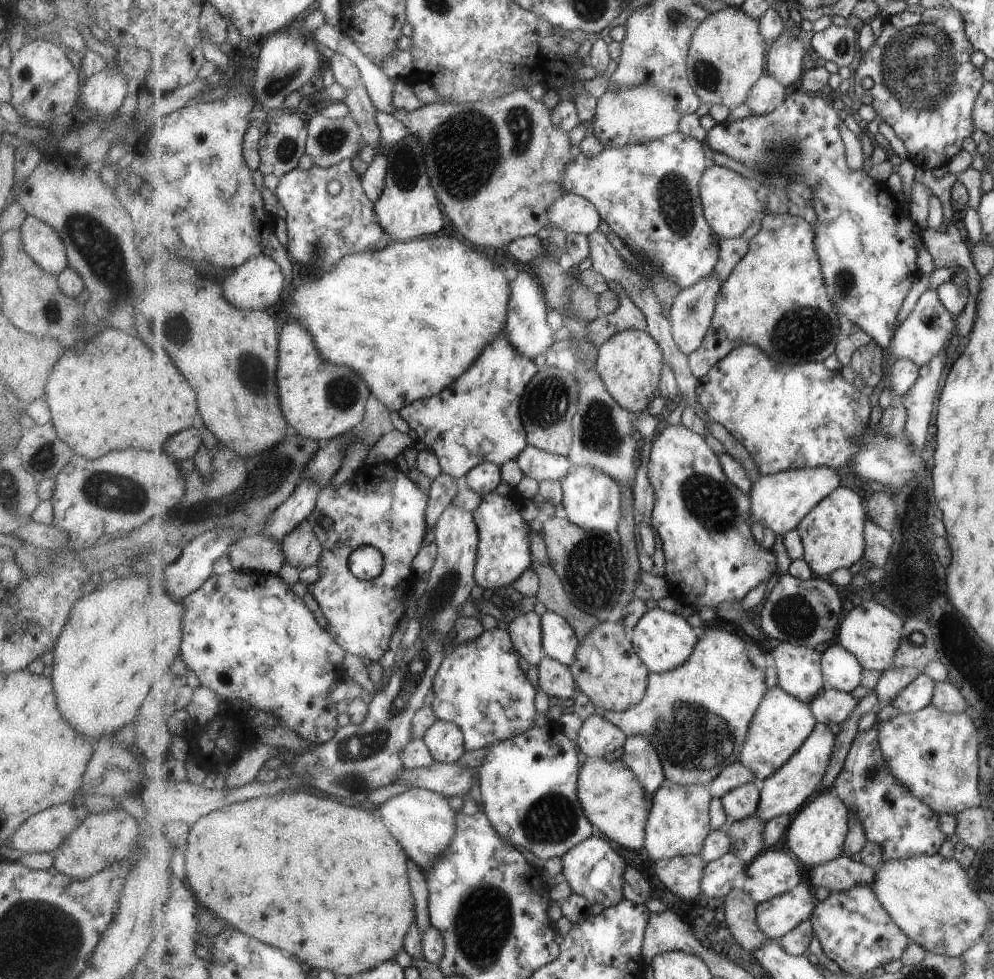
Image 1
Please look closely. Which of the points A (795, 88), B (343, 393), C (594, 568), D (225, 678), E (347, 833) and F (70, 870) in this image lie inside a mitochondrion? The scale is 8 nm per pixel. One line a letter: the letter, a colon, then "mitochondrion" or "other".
A: other
B: mitochondrion
C: mitochondrion
D: other
E: other
F: other

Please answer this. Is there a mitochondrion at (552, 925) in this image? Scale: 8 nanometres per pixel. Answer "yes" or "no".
no

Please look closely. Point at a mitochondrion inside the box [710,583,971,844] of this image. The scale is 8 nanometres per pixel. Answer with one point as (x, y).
(791, 614)

